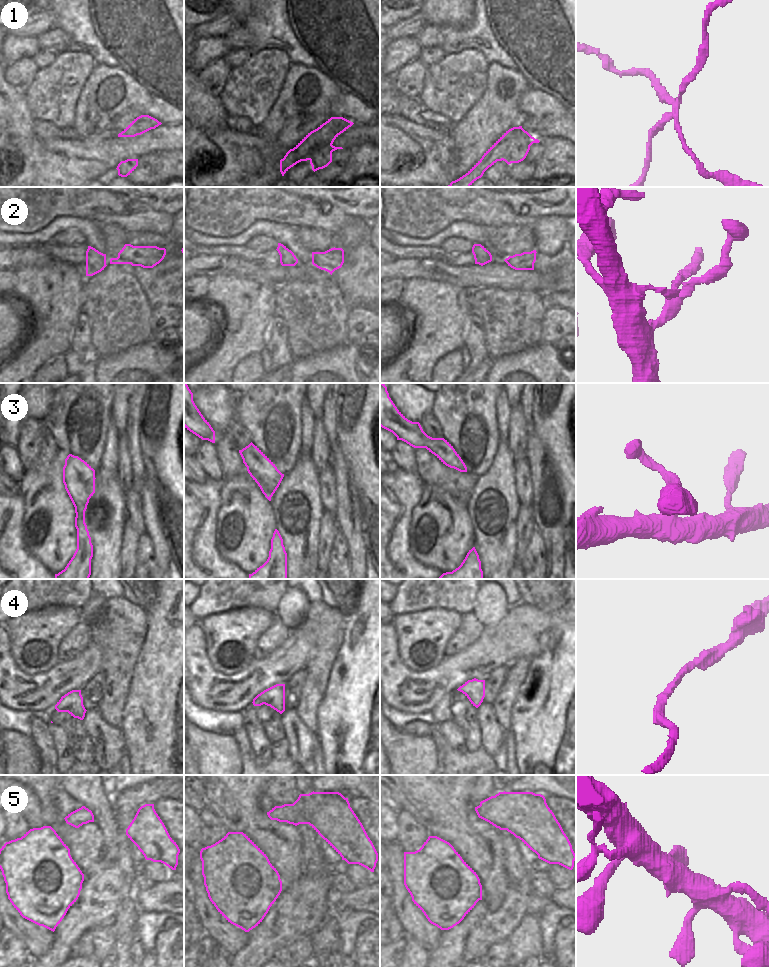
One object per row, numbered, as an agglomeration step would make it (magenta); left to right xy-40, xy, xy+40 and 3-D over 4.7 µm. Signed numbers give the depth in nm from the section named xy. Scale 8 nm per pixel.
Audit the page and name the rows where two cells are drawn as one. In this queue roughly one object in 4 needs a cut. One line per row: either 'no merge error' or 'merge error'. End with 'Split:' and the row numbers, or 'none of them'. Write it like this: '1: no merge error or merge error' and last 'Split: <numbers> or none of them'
1: merge error
2: no merge error
3: no merge error
4: no merge error
5: no merge error
Split: 1

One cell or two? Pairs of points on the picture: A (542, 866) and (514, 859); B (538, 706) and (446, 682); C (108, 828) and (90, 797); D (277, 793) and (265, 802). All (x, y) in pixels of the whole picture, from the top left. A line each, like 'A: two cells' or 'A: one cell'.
A: two cells
B: two cells
C: one cell
D: two cells

